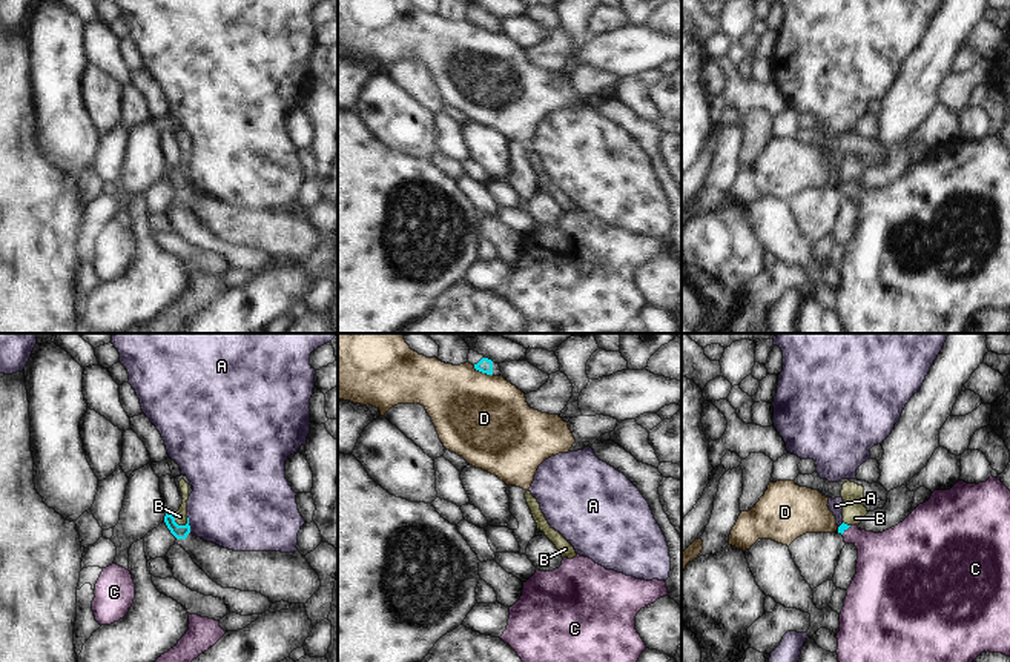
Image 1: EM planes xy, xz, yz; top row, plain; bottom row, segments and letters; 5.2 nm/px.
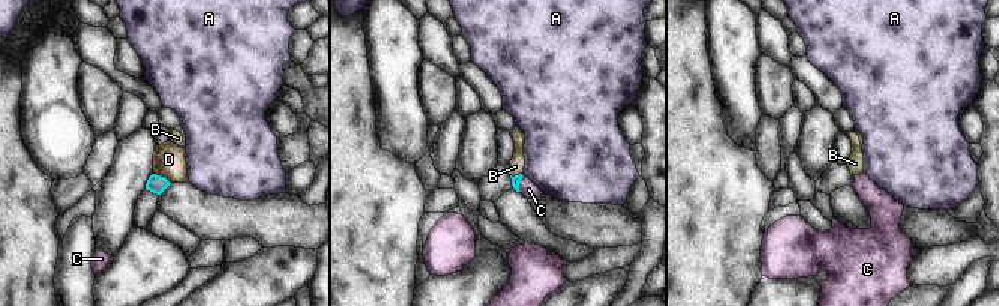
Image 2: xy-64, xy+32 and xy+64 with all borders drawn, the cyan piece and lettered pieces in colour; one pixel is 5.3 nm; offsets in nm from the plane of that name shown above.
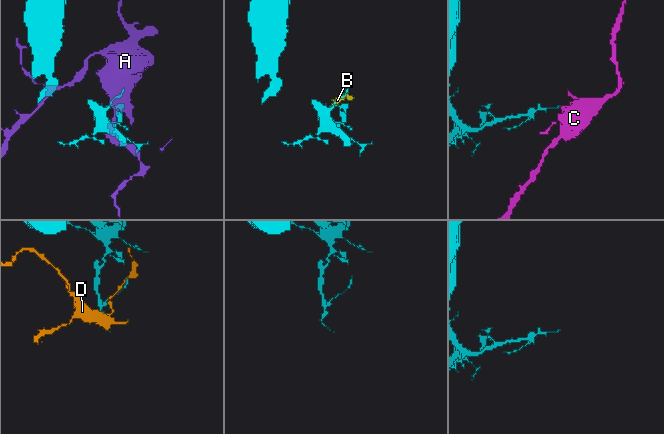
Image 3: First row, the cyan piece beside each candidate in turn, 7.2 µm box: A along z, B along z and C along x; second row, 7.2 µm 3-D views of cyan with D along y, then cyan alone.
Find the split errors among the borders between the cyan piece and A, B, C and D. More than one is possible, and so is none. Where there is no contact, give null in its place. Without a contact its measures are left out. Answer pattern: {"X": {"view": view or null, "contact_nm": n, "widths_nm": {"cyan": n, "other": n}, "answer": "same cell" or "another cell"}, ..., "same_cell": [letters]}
{"A": {"view": "xy", "contact_nm": 90, "widths_nm": {"cyan": 80, "other": 420}, "answer": "another cell"}, "B": {"view": "xy", "contact_nm": 100, "widths_nm": {"cyan": 80, "other": 70}, "answer": "same cell"}, "C": {"view": "yz", "contact_nm": 70, "widths_nm": {"cyan": 40, "other": 280}, "answer": "another cell"}, "D": {"view": "xz", "contact_nm": 120, "widths_nm": {"cyan": 80, "other": 460}, "answer": "another cell"}, "same_cell": ["B"]}

